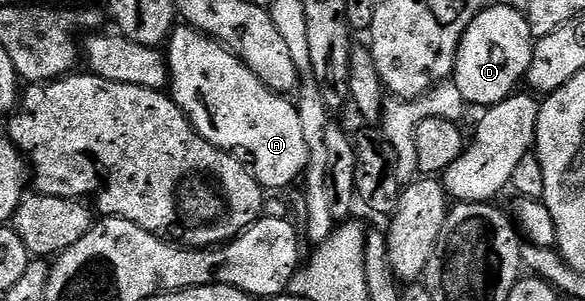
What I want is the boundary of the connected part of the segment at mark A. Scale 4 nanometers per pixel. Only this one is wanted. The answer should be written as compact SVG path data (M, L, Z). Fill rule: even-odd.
M181 24L169 35L167 43L167 61L169 63L169 84L171 97L177 107L188 116L189 122L211 144L221 150L227 150L244 160L252 170L257 183L269 192L281 192L293 181L300 179L309 168L309 149L303 136L303 127L299 124L299 112L296 105L286 95L277 94L237 55L231 53L215 38L202 34L188 24Z

